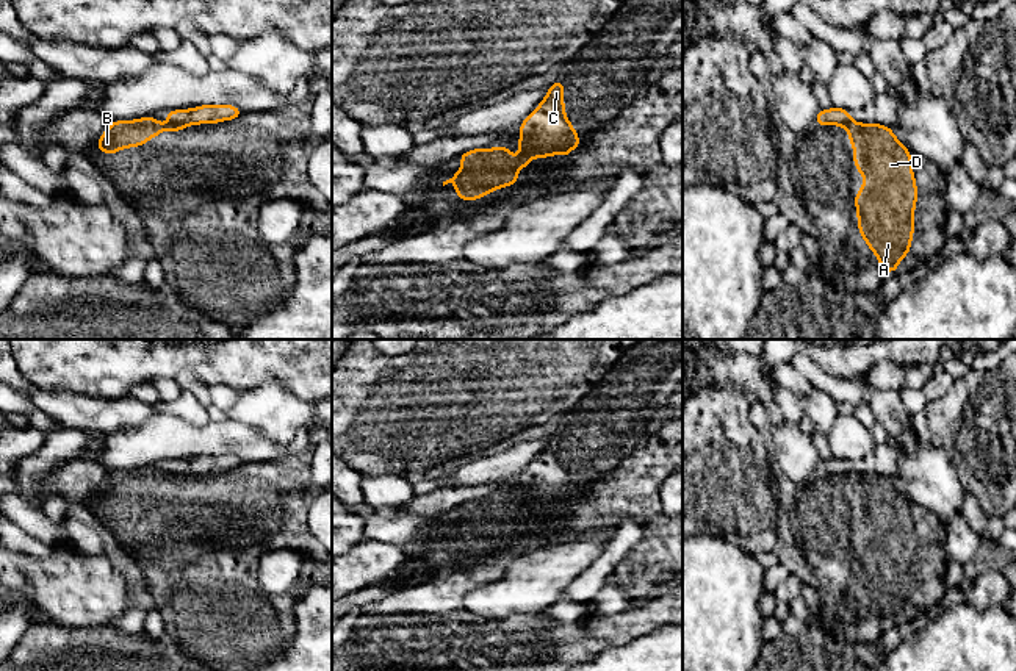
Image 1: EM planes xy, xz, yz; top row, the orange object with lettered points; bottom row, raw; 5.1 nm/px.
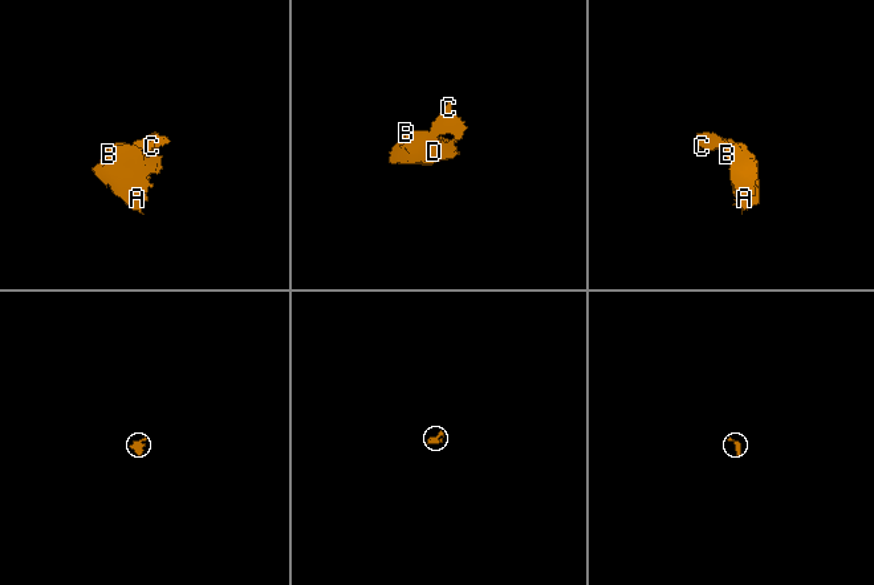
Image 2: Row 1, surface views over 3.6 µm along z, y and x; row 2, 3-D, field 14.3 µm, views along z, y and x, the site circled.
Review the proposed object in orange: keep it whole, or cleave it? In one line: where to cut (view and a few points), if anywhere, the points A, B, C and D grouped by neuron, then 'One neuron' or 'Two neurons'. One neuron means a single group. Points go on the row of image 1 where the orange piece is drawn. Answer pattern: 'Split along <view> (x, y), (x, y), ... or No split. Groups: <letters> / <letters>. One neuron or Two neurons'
Split along xy (171, 121), (180, 129). Groups: A B D / C. Two neurons

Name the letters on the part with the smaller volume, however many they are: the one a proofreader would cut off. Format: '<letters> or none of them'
C

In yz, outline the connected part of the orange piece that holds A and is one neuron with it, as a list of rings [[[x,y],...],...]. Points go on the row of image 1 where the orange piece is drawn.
[[[848,122],[853,163],[866,178],[853,197],[858,233],[877,255],[883,272],[895,274],[914,235],[917,185],[911,152],[881,124]]]

